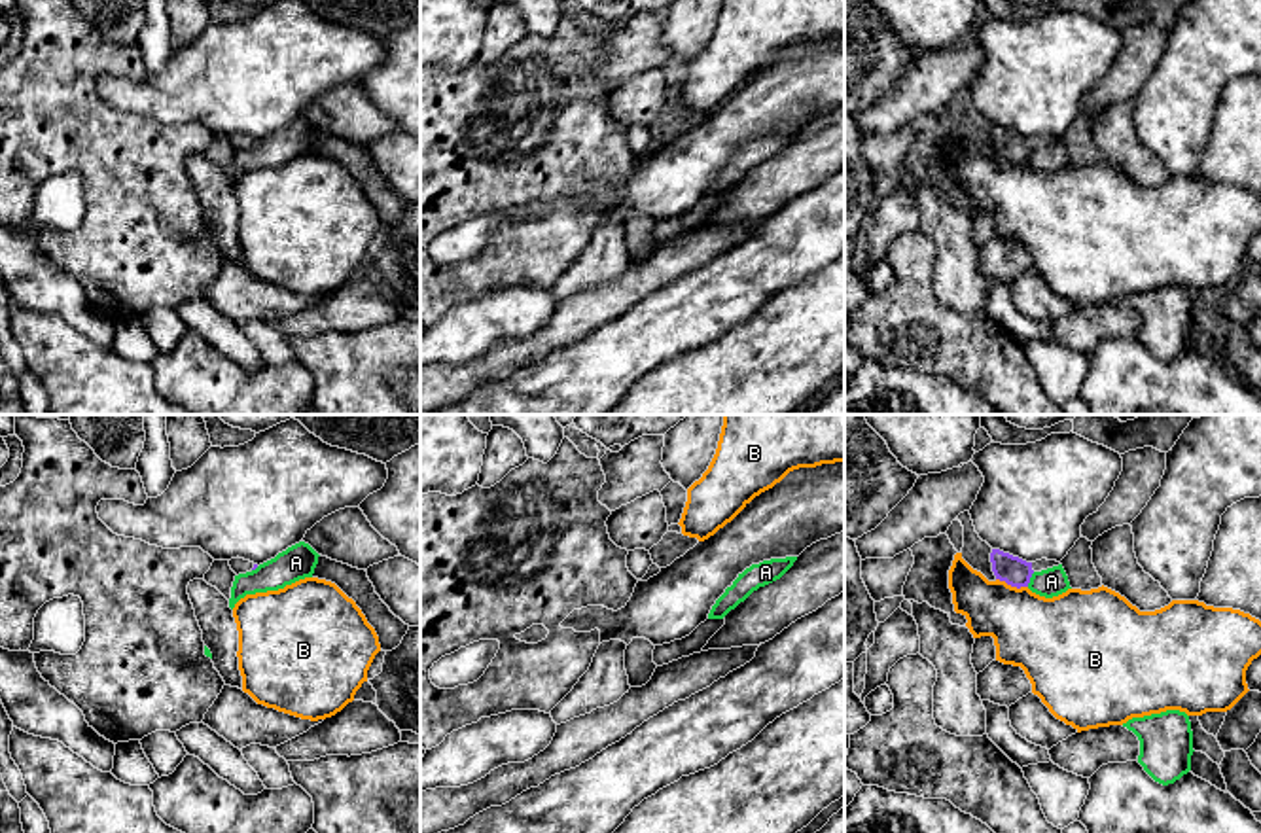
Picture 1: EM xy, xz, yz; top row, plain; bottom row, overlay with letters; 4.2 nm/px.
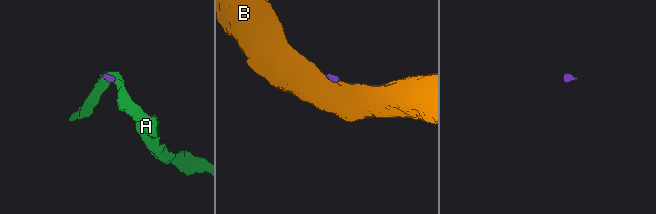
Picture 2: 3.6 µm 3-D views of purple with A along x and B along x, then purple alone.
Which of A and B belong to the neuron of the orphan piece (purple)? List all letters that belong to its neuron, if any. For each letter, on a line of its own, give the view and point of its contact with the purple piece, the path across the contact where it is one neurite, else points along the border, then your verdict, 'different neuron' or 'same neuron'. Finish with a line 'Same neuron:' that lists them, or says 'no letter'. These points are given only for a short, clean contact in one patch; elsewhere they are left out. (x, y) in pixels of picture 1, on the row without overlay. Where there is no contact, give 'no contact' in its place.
A: meets purple in yz at (1029, 156); border along yz (1034, 148), (1027, 161); different neuron
B: meets purple in yz at (1012, 161); border along yz (996, 154), (1027, 163); different neuron
Same neuron: no letter

